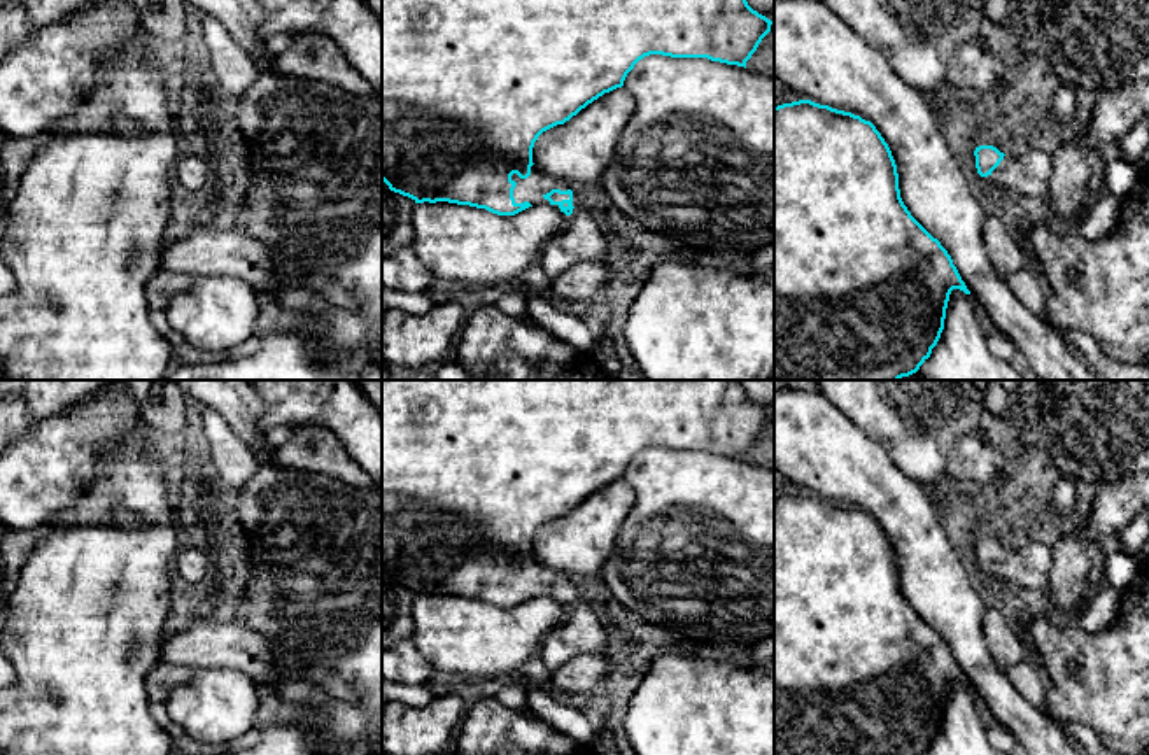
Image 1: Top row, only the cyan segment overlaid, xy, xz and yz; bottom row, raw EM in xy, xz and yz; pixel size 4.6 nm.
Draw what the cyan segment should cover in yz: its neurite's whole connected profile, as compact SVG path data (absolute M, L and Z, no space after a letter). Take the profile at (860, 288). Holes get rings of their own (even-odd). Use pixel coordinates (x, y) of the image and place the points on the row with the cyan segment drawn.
M811 100L774 107L774 380L900 380L916 373L941 338L953 289L970 294L948 250L904 205L895 159L876 126Z

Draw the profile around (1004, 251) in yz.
M988 215L983 224L984 243L995 270L1009 277L1025 268L1025 256L1009 228L997 217Z

